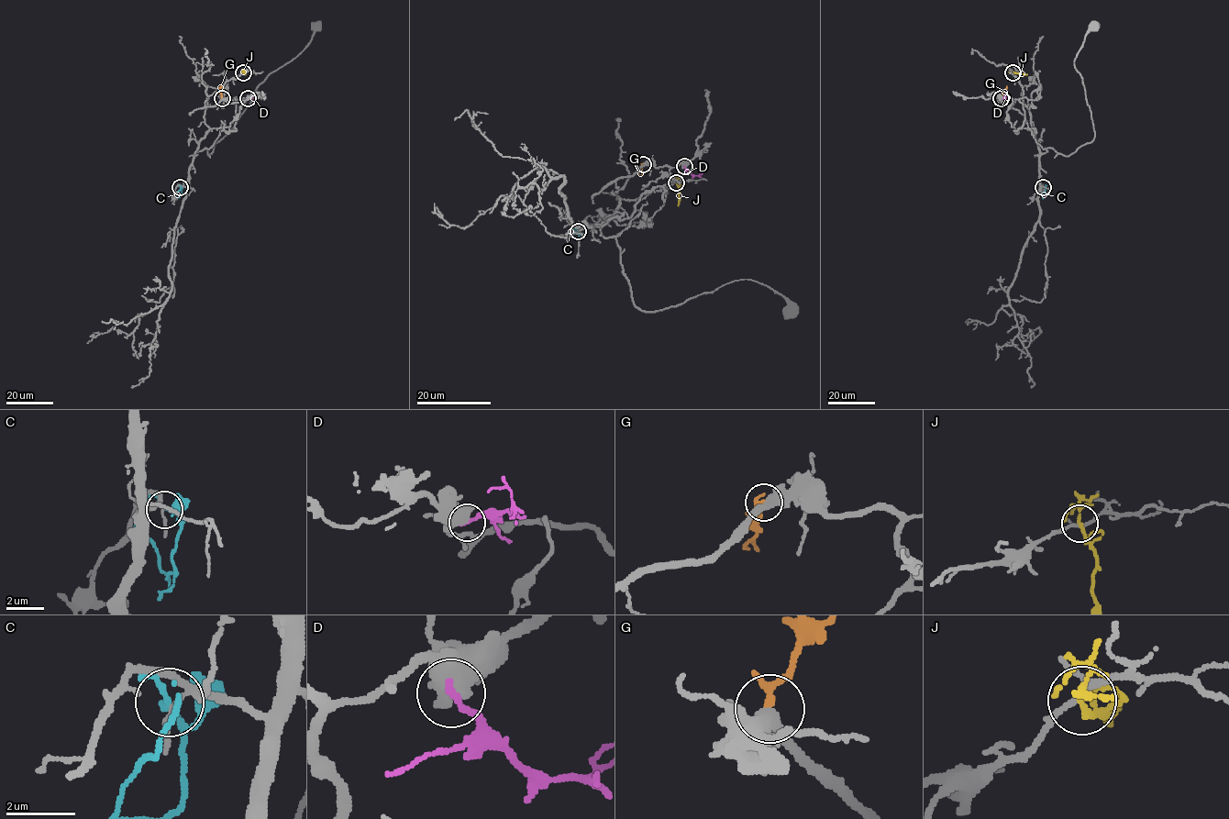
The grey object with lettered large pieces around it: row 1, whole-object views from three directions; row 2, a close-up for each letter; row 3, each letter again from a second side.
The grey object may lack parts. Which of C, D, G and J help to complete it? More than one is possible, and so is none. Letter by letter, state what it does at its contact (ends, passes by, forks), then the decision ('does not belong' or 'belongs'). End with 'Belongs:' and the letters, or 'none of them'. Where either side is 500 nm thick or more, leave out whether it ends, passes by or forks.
C: it passes by | does not belong
D: does not belong
G: it passes by | belongs
J: it forks | does not belong
Belongs: G

